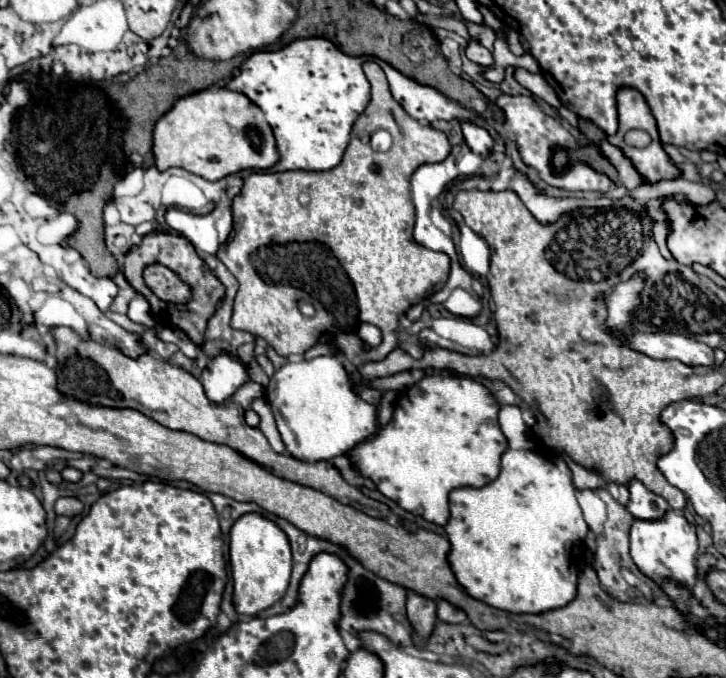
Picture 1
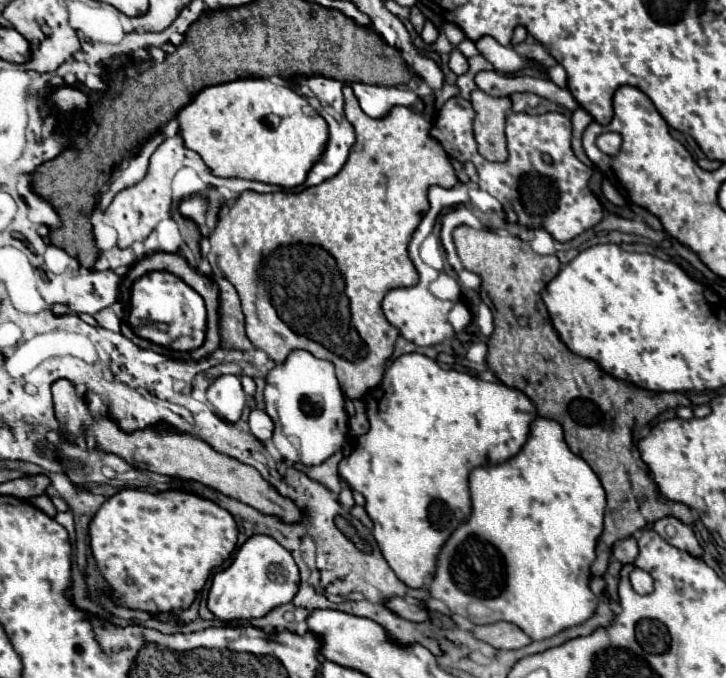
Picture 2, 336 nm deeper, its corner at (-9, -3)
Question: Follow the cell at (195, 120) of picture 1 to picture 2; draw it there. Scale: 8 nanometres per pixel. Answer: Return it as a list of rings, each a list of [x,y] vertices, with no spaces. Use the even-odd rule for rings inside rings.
[[[245,78],[207,86],[193,98],[191,104],[187,104],[177,114],[179,134],[185,148],[197,152],[209,166],[209,170],[213,170],[213,174],[221,178],[245,178],[265,184],[277,184],[283,188],[295,188],[305,182],[309,168],[319,160],[327,142],[325,120],[319,116],[307,116],[303,112],[305,104],[305,98],[301,98],[295,90],[271,82],[269,78]]]

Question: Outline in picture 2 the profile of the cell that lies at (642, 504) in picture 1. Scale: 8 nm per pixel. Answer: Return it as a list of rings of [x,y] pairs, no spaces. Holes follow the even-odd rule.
[[[661,518],[653,524],[653,530],[657,534],[661,534],[661,538],[665,538],[671,546],[679,548],[679,550],[687,550],[691,552],[693,556],[701,556],[703,550],[691,530],[691,526],[683,524],[681,520],[677,518]]]

